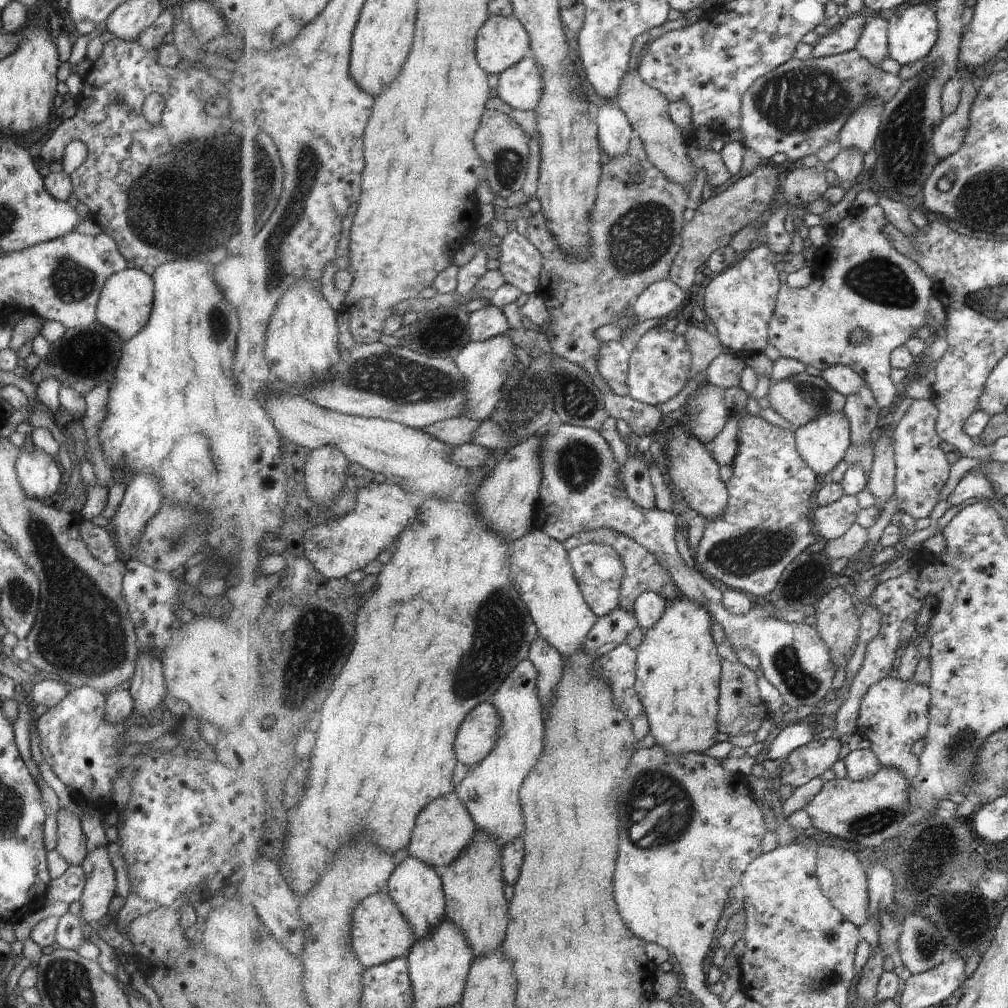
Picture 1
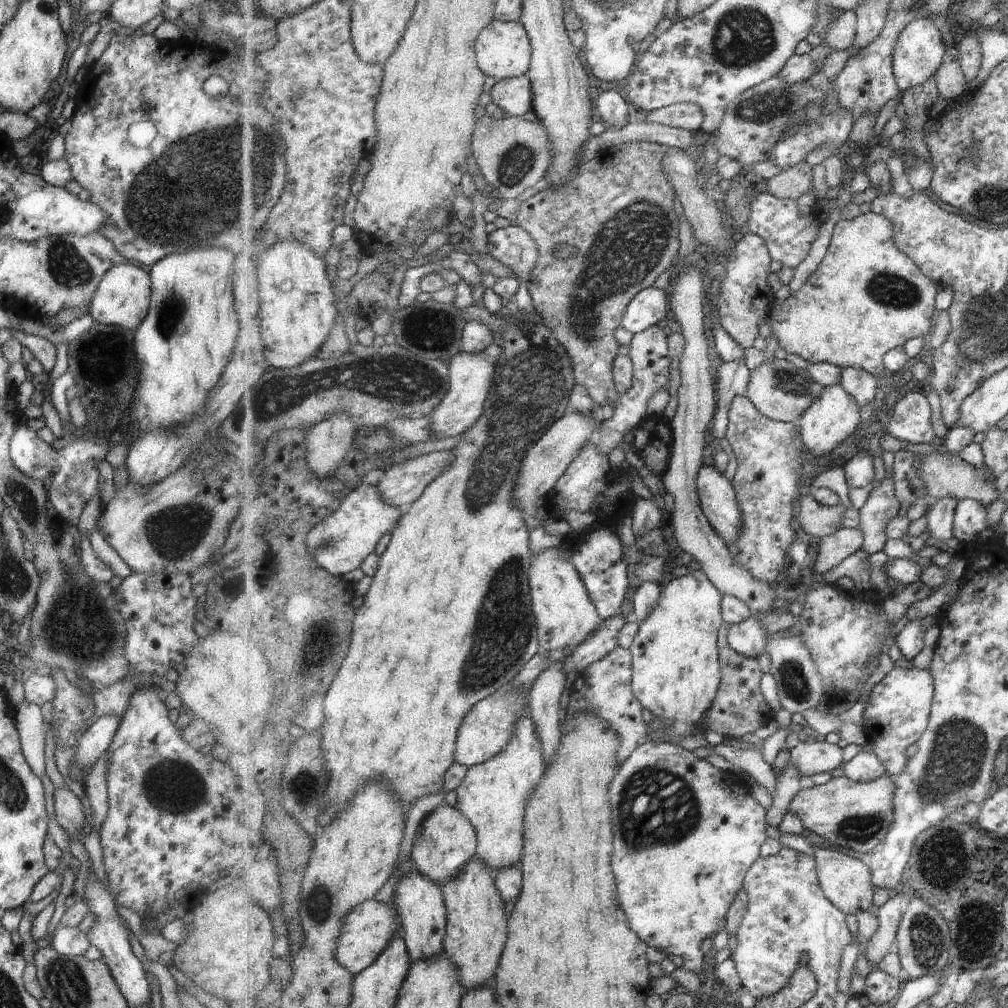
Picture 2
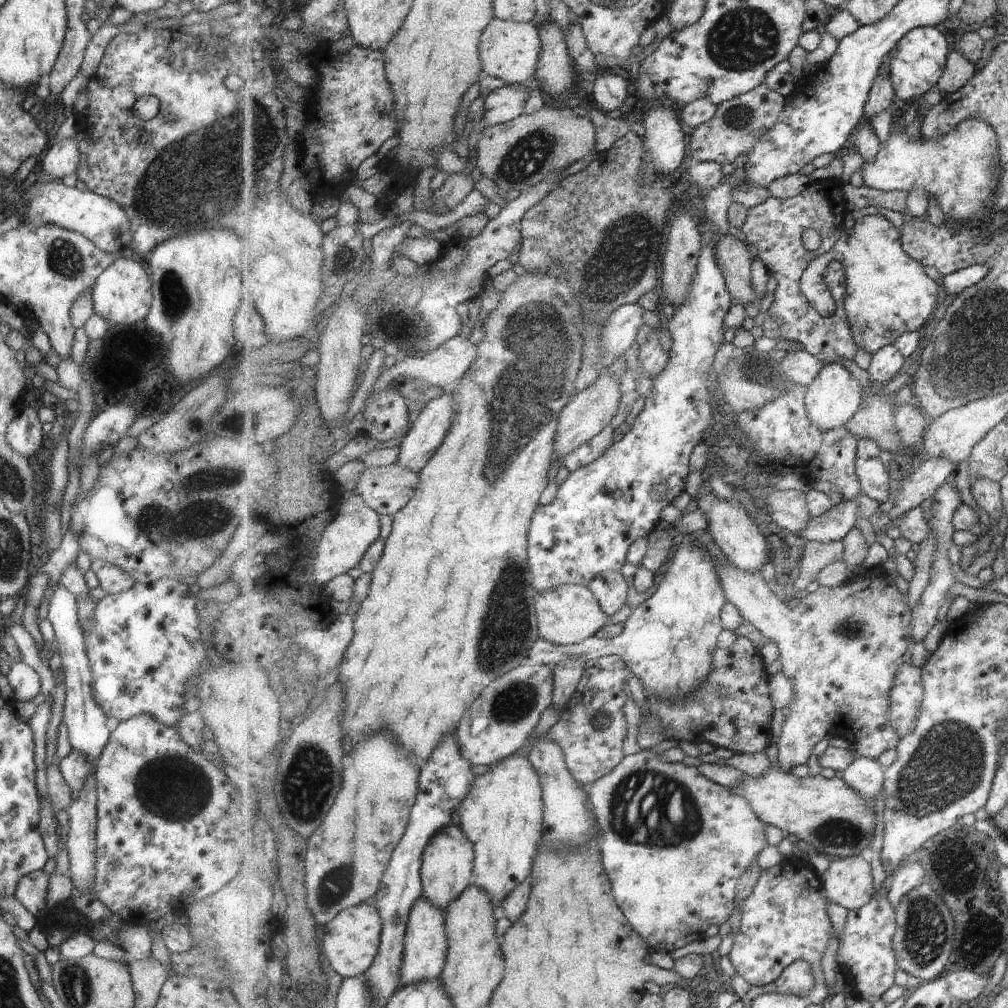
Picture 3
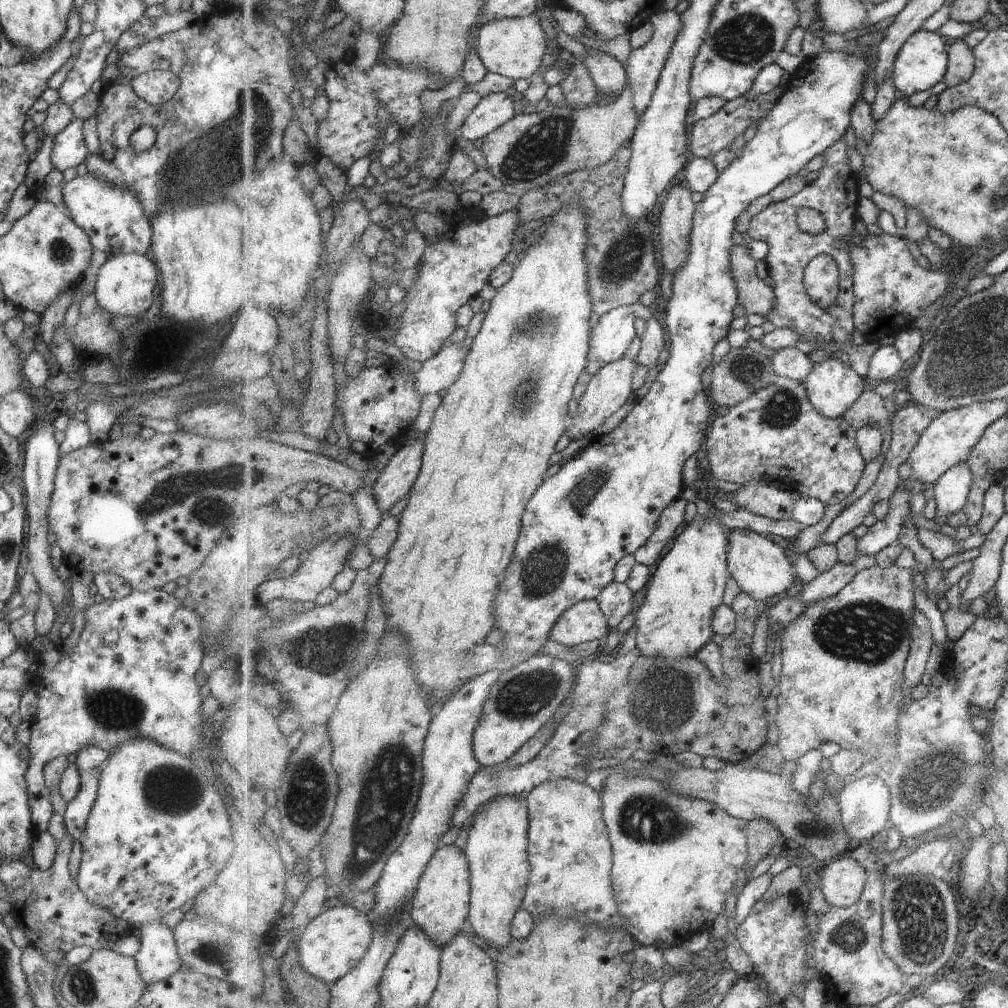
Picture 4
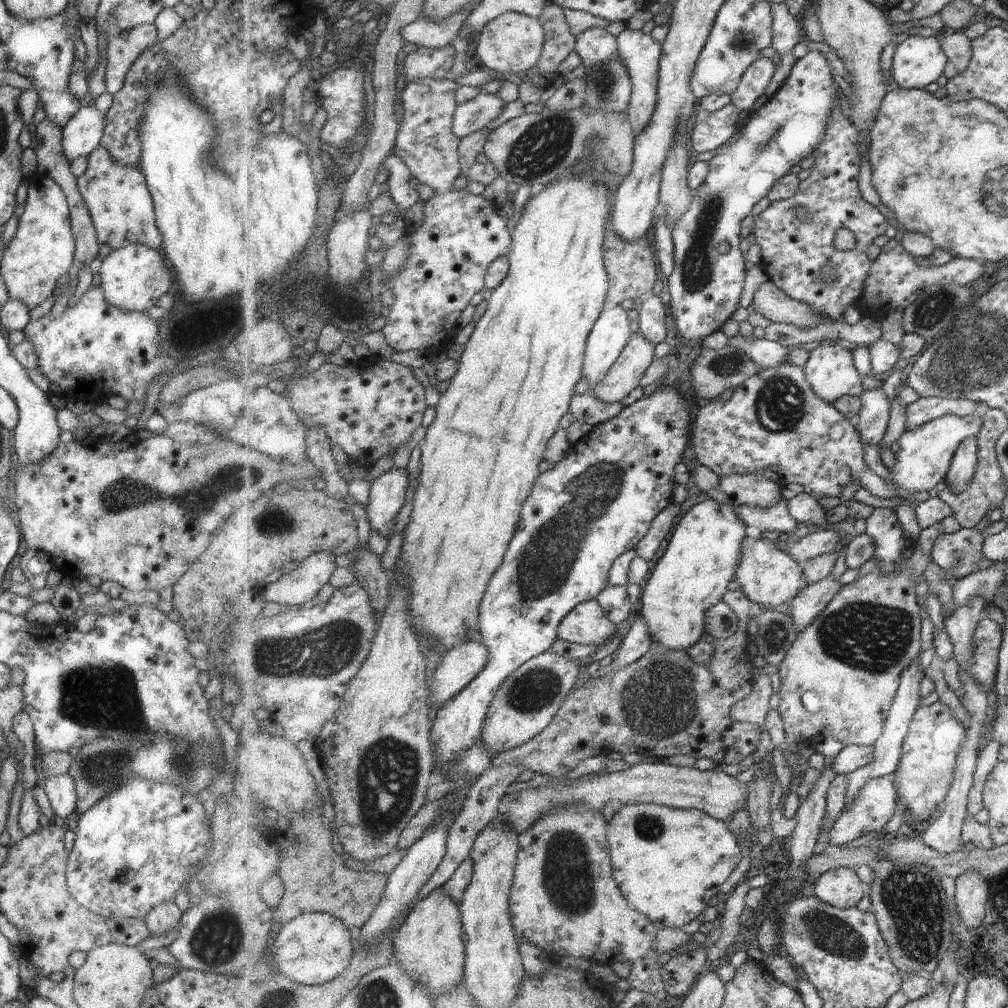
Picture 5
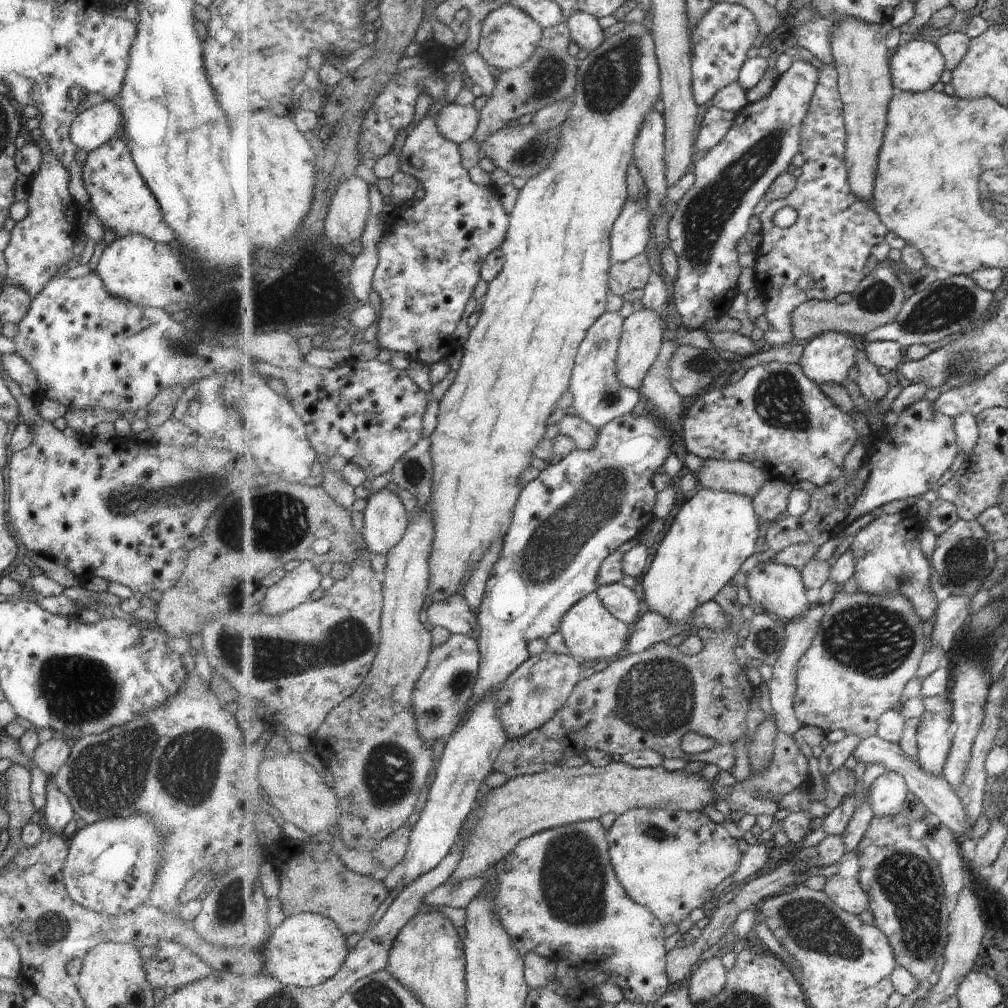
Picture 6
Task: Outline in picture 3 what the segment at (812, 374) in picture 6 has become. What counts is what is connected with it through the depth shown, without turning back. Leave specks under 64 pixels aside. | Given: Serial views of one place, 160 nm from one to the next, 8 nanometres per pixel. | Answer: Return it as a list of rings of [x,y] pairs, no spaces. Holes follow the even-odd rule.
[[[839,363],[824,366],[821,374],[814,380],[810,387],[806,388],[806,400],[808,412],[820,429],[836,429],[846,425],[860,411],[865,401],[865,394],[861,394],[861,386],[857,379]]]

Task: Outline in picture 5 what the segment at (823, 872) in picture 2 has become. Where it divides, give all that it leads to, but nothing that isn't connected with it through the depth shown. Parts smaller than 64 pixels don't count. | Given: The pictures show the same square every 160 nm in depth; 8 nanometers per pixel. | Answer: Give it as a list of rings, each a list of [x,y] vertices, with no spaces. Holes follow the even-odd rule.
[[[847,867],[831,869],[814,883],[815,896],[840,909],[857,906],[867,892],[854,869]]]

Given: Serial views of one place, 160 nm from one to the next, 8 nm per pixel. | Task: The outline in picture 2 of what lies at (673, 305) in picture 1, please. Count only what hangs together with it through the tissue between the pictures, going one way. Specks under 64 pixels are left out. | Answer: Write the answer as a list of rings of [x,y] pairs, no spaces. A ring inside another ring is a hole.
[[[649,287],[641,291],[626,308],[621,328],[633,335],[655,325],[662,325],[670,308],[670,291],[659,287]]]

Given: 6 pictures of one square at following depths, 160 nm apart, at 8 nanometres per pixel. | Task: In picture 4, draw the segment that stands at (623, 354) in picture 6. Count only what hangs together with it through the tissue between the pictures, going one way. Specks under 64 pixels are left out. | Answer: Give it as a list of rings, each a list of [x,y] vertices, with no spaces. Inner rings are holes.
[[[635,356],[631,359],[619,359],[597,371],[597,374],[589,383],[589,388],[587,388],[585,394],[580,400],[576,401],[574,414],[571,416],[571,423],[567,430],[568,436],[574,440],[583,436],[592,436],[595,428],[603,426],[609,416],[613,416],[617,410],[621,410],[627,404],[627,400],[633,398],[633,394],[635,394],[633,390],[633,376],[635,376],[637,365],[640,364],[637,356]]]

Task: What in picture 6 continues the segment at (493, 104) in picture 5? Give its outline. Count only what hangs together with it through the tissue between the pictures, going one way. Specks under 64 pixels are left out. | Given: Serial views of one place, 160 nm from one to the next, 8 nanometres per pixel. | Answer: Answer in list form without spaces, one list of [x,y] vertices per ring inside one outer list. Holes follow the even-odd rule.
[[[449,103],[438,116],[437,126],[446,139],[463,144],[474,138],[480,126],[480,110],[473,105]]]

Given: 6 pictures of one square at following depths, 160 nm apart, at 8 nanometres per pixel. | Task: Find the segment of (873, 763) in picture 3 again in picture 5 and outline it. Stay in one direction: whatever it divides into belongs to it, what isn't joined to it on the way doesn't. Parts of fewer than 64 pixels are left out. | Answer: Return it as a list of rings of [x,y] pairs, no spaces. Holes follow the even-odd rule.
[[[890,776],[874,778],[863,787],[861,792],[854,803],[847,810],[841,812],[841,816],[829,831],[830,844],[837,846],[849,844],[849,842],[853,842],[854,838],[873,831],[882,836],[883,828],[895,816],[899,792]]]

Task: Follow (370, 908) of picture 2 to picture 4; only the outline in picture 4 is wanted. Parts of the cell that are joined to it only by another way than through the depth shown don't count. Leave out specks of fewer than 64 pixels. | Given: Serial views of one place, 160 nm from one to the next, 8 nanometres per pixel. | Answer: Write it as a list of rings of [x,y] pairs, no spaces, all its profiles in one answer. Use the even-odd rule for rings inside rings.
[[[354,906],[329,909],[313,919],[302,931],[301,962],[313,976],[325,982],[337,982],[361,962],[373,942],[375,934],[372,915]]]

